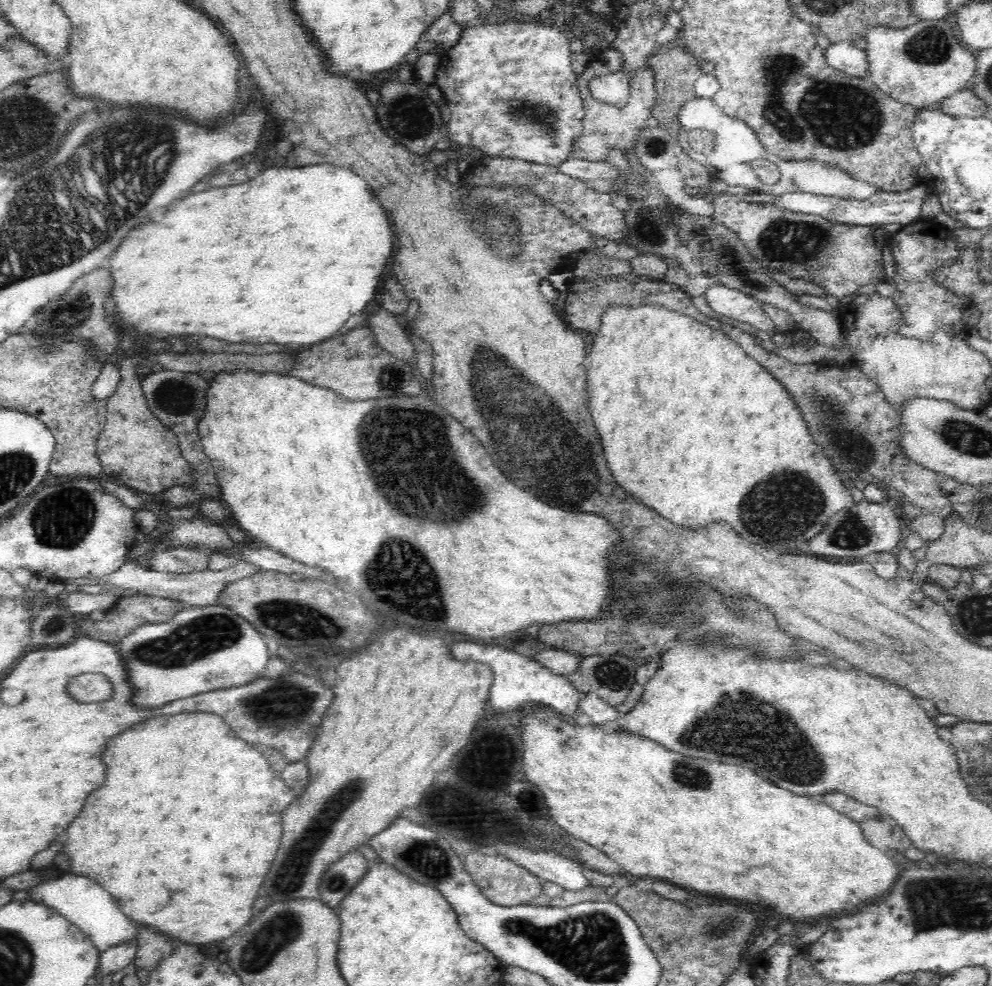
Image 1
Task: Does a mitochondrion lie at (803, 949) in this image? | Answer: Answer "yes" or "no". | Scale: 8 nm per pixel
no

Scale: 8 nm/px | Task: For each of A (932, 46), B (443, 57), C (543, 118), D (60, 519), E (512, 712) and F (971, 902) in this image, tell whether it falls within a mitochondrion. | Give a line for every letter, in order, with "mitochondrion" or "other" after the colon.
A: mitochondrion
B: other
C: mitochondrion
D: mitochondrion
E: other
F: mitochondrion

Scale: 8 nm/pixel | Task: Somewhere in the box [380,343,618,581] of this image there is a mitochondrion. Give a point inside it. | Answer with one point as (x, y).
(496, 472)

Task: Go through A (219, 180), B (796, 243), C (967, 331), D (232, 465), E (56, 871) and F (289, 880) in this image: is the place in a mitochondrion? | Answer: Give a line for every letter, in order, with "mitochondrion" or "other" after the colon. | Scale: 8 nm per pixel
A: other
B: mitochondrion
C: other
D: other
E: other
F: mitochondrion

